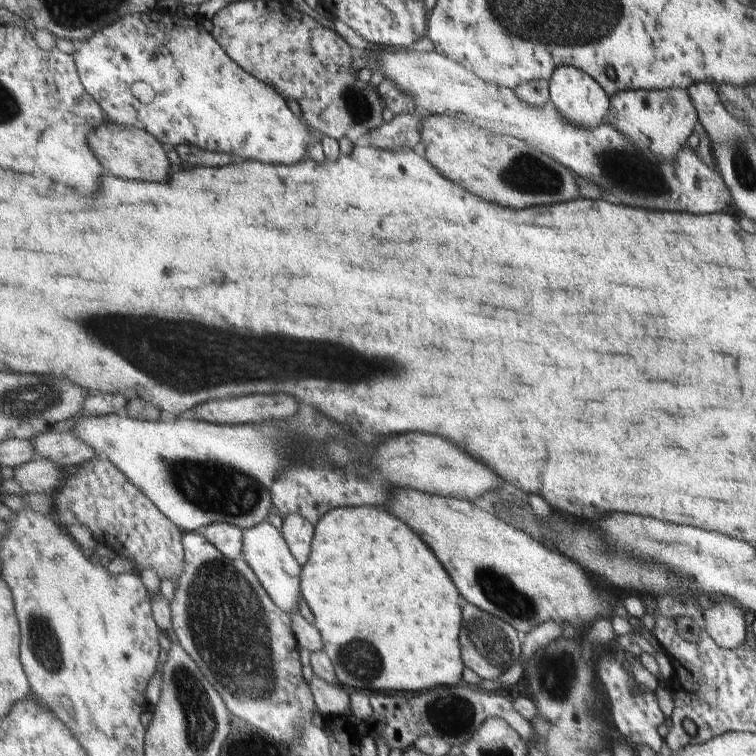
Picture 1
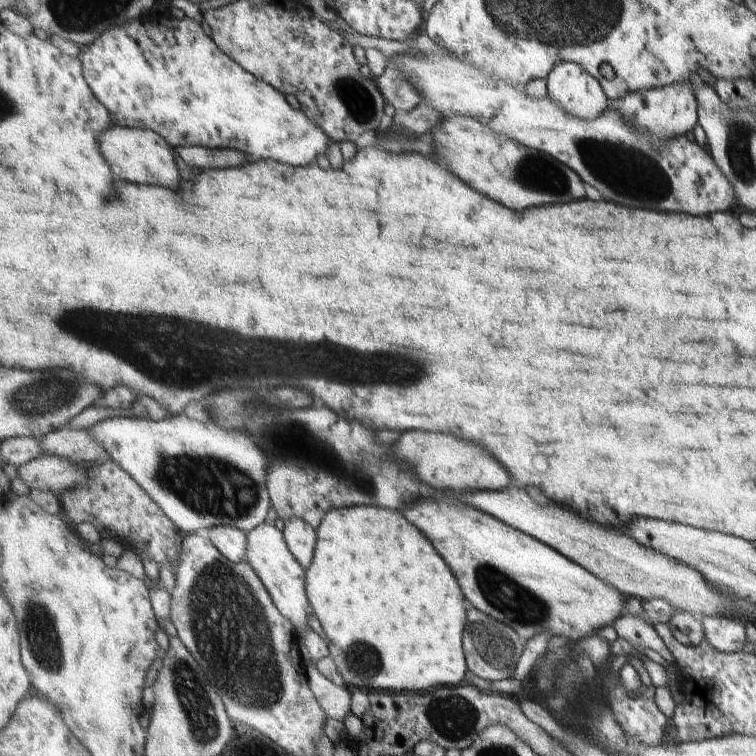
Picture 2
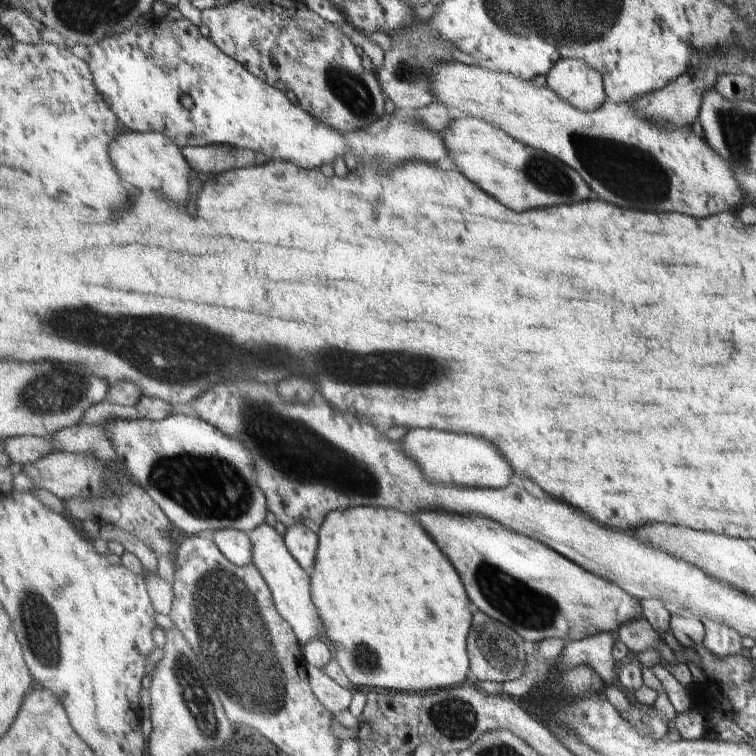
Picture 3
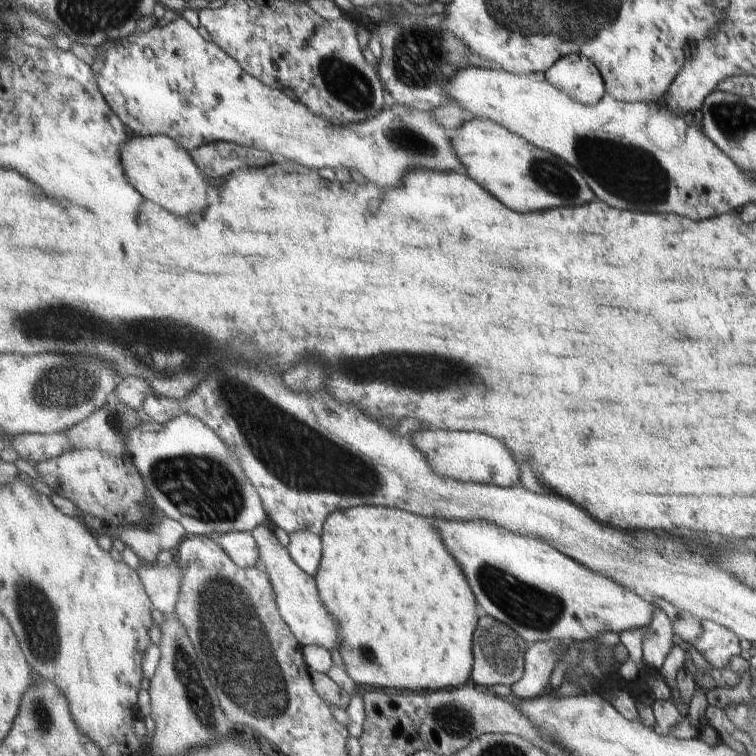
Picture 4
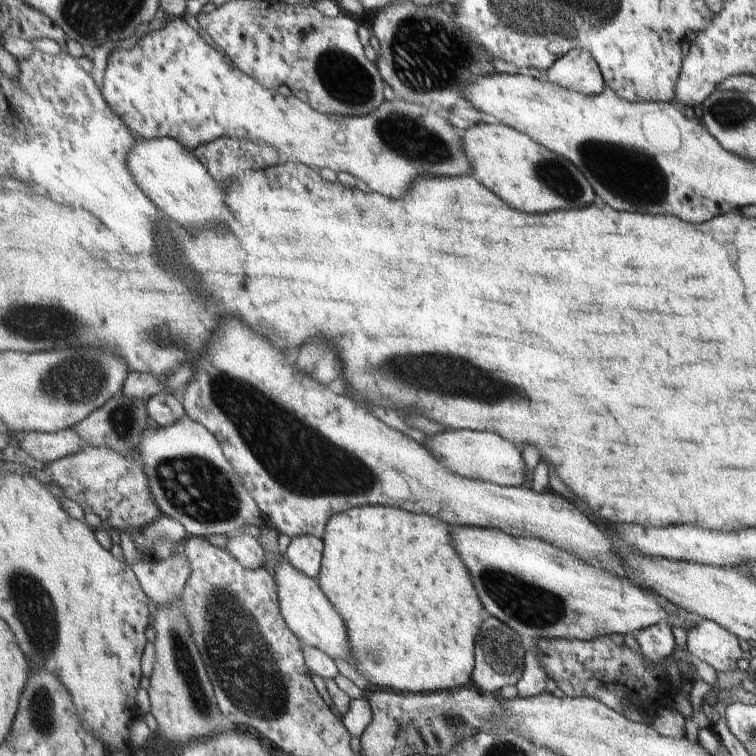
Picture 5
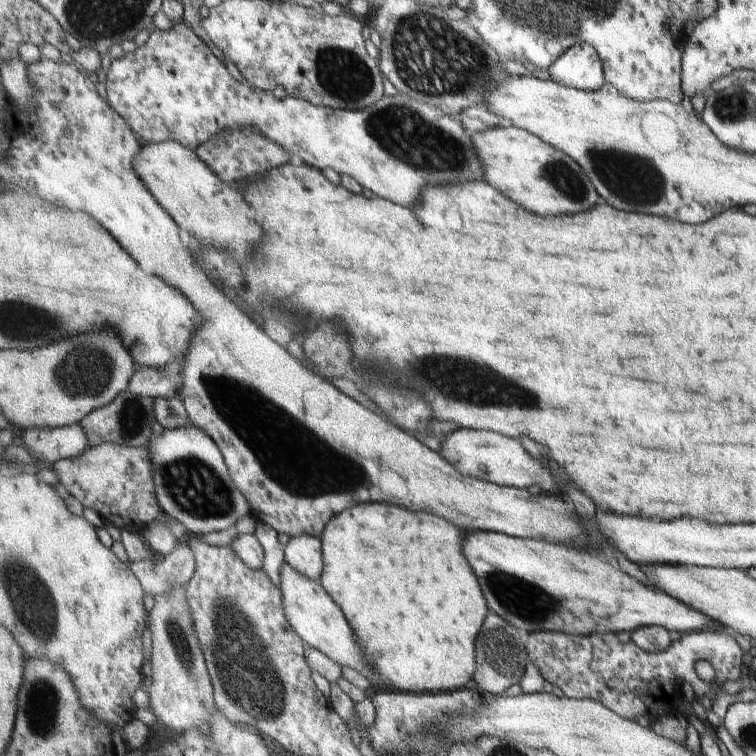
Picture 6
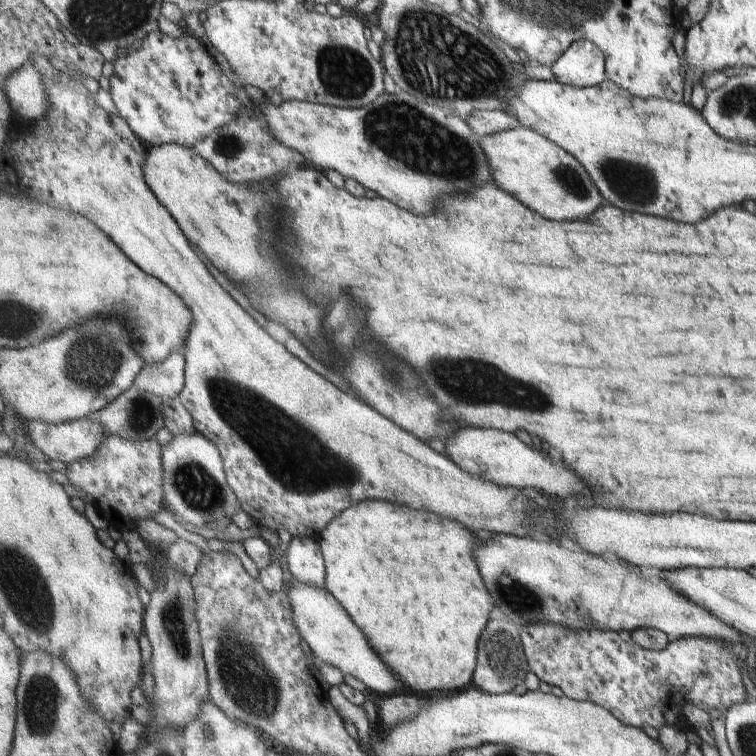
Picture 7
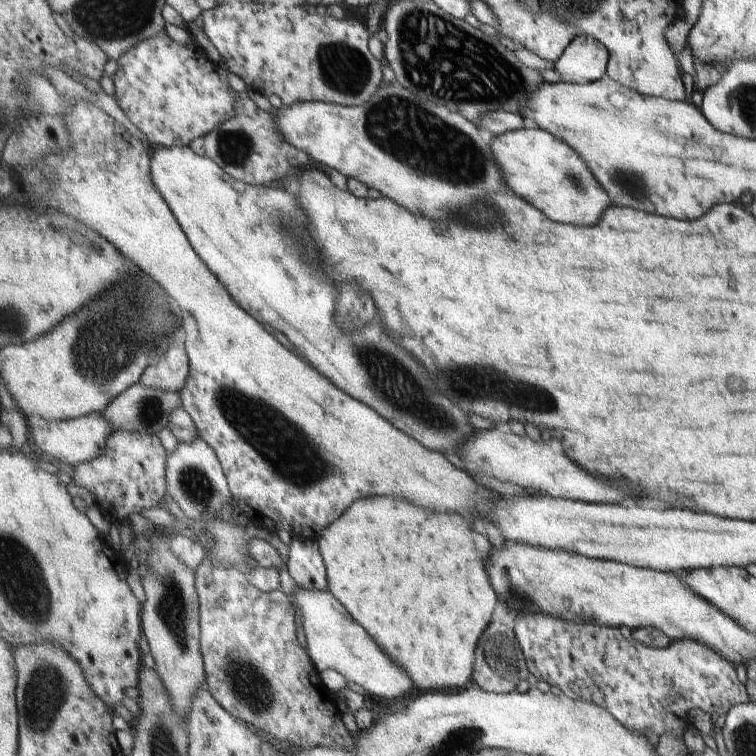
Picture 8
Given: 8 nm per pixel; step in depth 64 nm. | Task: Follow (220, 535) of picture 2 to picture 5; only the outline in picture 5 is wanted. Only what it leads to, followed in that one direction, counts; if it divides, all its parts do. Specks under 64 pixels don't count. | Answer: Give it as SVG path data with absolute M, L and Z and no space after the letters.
M239 531L227 536L225 548L235 556L235 560L248 569L261 568L266 564L266 552L258 538Z

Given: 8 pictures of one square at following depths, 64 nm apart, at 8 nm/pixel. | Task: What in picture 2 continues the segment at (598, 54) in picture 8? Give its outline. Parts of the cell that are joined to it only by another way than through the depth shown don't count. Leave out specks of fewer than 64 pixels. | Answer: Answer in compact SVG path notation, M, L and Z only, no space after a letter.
M560 62L548 78L548 95L569 114L595 120L610 107L611 100L598 78L578 62Z

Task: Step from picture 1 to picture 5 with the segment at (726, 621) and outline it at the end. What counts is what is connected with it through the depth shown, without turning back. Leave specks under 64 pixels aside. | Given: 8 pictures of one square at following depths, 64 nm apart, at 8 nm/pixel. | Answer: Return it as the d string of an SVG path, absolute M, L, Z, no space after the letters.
M700 619L699 623L687 631L687 650L676 648L672 658L676 661L680 674L691 679L693 658L699 658L711 665L716 672L735 672L739 660L746 654L739 646L739 637L718 622Z

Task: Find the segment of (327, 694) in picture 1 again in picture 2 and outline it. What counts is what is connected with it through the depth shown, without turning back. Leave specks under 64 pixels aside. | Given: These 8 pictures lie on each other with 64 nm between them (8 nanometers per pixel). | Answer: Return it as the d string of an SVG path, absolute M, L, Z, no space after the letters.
M312 661L308 667L308 679L315 696L324 703L330 714L338 714L349 709L352 689L341 687L325 678Z

